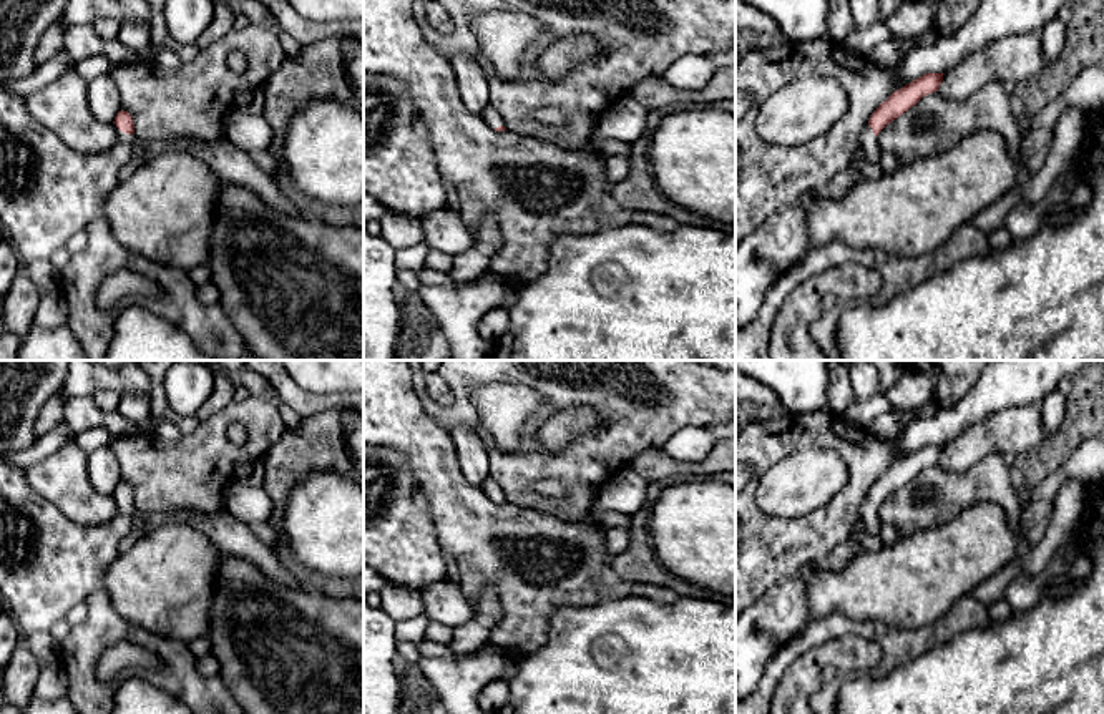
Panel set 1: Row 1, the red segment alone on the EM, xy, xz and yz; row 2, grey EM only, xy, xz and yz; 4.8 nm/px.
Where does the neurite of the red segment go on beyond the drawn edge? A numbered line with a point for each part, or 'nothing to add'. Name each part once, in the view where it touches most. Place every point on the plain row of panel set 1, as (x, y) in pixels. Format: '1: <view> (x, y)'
1: xy (48, 563)

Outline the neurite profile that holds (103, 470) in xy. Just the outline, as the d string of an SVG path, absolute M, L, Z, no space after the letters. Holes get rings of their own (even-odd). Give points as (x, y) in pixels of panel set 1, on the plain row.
M110 445L88 453L88 477L100 495L115 493L115 488L121 483L121 473Z

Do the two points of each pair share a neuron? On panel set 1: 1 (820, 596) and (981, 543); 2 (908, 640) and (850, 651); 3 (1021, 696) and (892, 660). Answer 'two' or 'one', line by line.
1: one
2: two
3: two

